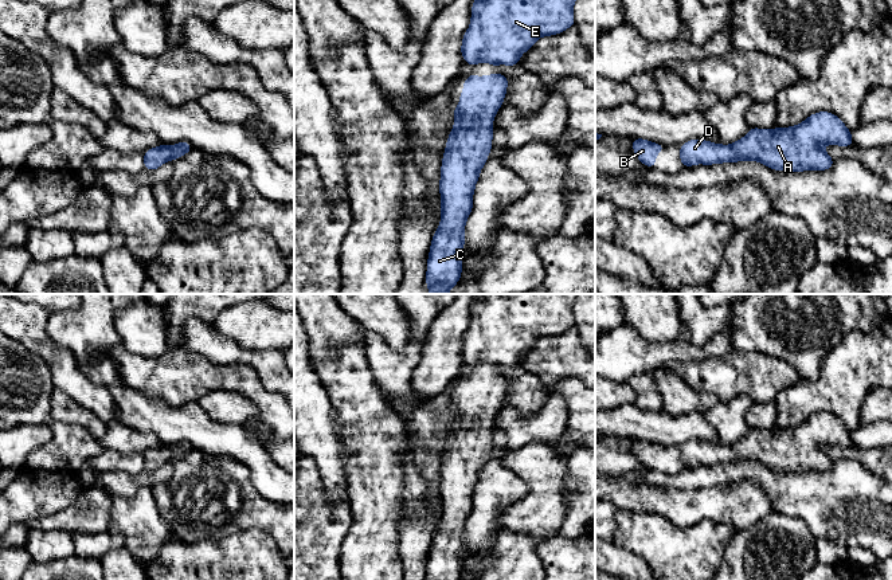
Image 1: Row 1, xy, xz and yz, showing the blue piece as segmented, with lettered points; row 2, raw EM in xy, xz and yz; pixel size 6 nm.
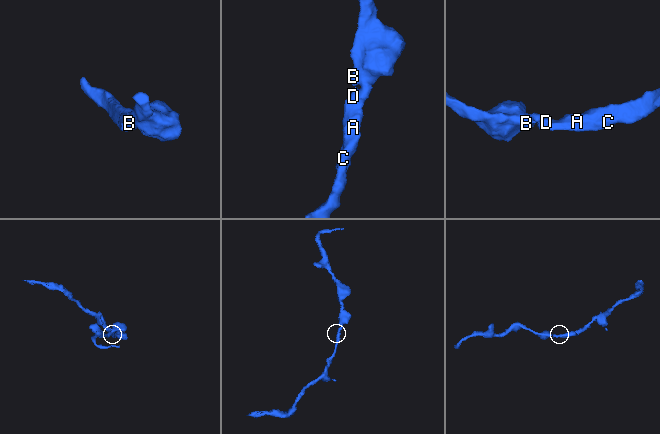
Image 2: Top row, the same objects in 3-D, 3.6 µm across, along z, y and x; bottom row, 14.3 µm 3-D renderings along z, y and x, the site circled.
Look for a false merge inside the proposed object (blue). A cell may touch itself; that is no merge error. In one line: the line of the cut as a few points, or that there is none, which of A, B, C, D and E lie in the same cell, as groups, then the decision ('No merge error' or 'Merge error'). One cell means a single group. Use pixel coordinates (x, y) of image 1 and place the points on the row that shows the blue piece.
No split. Groups: A B C D E. No merge error

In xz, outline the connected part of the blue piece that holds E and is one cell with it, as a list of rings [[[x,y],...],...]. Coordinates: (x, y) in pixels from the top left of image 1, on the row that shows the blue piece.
[[[474,0],[467,31],[463,34],[461,55],[466,64],[476,66],[488,62],[493,67],[497,64],[516,66],[521,55],[531,50],[541,36],[562,34],[575,24],[574,5],[576,0]]]

